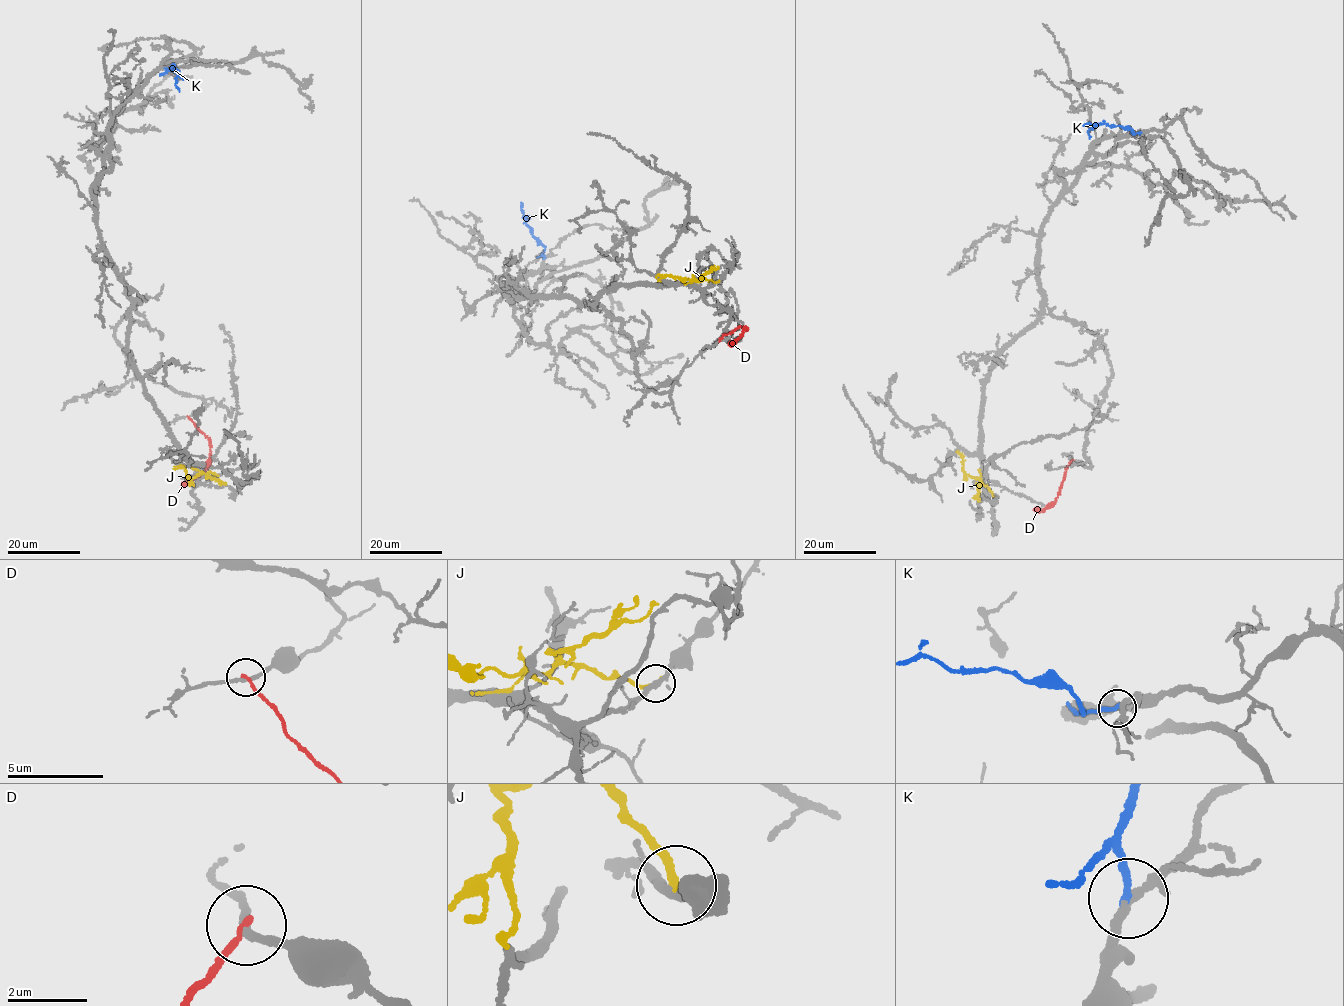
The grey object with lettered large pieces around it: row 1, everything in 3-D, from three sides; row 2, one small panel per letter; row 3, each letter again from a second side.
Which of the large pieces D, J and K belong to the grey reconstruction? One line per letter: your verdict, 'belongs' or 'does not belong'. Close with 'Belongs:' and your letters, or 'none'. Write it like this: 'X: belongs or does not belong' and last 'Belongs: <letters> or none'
D: does not belong
J: does not belong
K: belongs
Belongs: K

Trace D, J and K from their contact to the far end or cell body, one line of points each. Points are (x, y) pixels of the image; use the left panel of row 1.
D: (188, 416), (208, 439), (210, 457), (202, 474), (182, 486)
J: (217, 475), (202, 472), (190, 478), (182, 466), (174, 467)
K: (166, 68), (168, 71), (175, 66), (172, 68), (177, 74), (178, 91)

